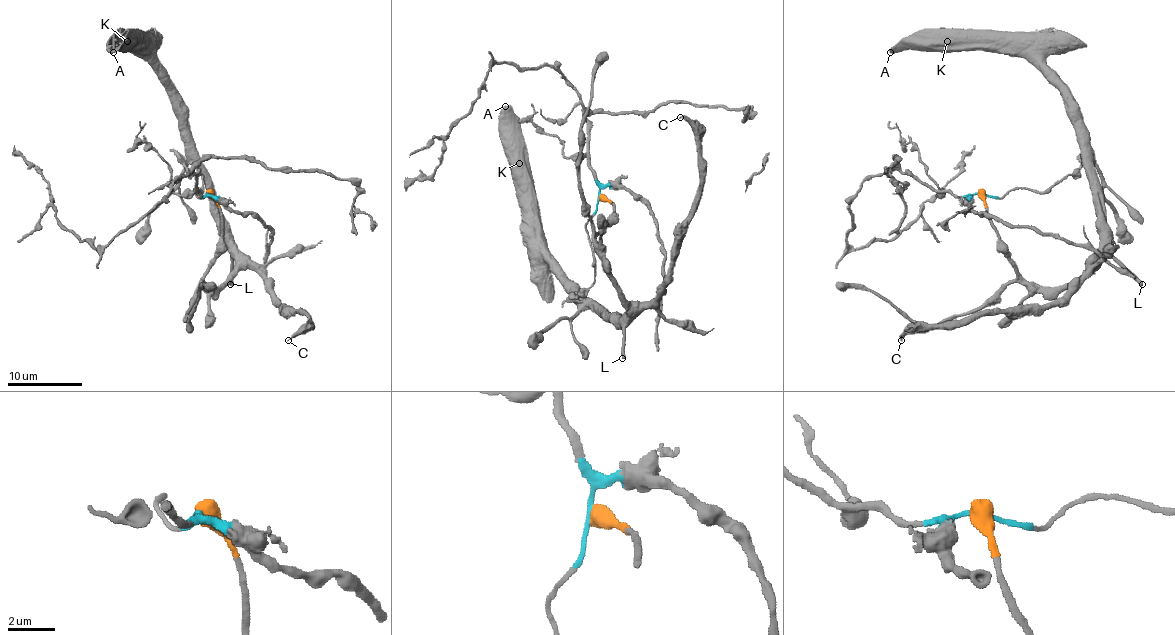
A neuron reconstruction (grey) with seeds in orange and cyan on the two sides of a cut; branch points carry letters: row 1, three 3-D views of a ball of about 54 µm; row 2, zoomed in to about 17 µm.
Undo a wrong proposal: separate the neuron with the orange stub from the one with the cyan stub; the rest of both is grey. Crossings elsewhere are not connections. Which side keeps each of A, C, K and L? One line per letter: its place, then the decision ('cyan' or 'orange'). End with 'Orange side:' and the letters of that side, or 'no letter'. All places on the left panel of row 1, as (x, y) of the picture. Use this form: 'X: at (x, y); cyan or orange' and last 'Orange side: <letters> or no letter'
A: at (113, 52); orange
C: at (288, 340); orange
K: at (127, 41); orange
L: at (230, 284); orange
Orange side: A, C, K, L

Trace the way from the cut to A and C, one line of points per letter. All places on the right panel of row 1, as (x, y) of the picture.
A: (980, 193), (997, 247), (1027, 281), (1062, 288), (1100, 247), (1100, 200), (1075, 111), (1021, 55), (889, 51)
C: (980, 193), (997, 247), (1027, 281), (1070, 286), (1088, 269), (1049, 303), (919, 323), (900, 340)

